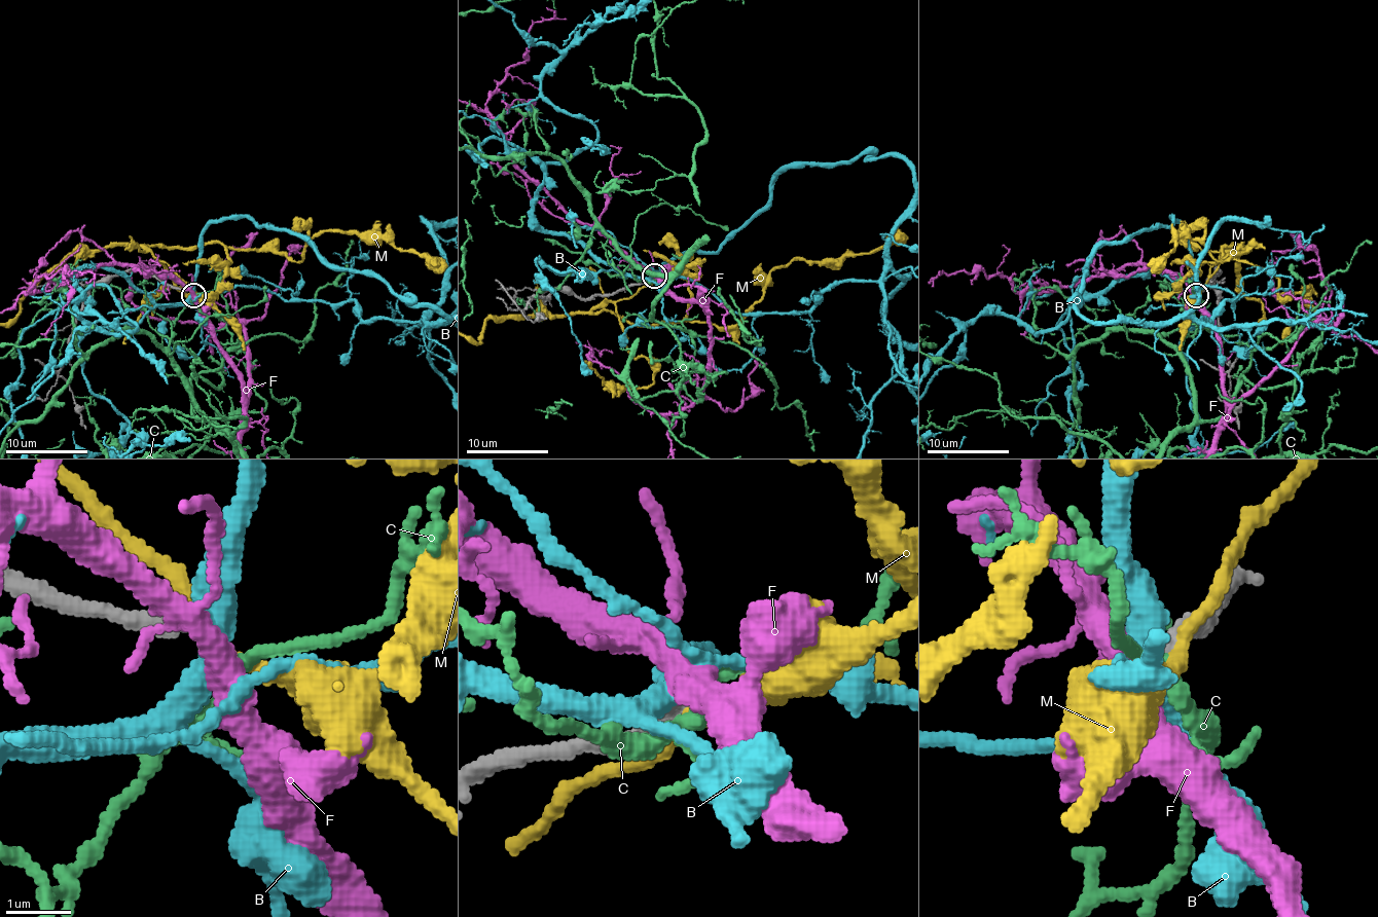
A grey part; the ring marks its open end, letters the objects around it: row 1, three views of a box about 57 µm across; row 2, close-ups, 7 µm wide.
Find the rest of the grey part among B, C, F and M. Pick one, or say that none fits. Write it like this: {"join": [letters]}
{"join": ["F"]}

